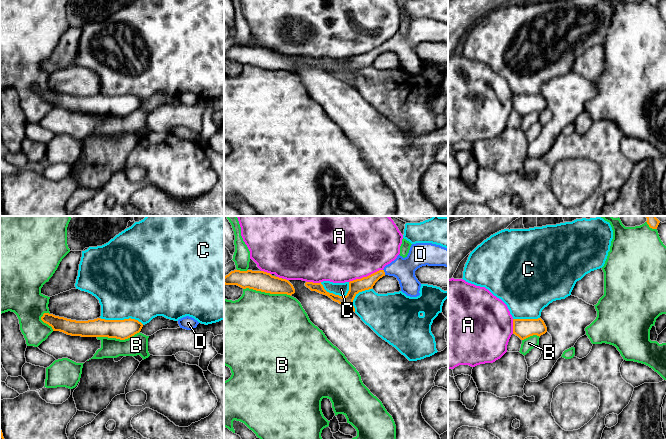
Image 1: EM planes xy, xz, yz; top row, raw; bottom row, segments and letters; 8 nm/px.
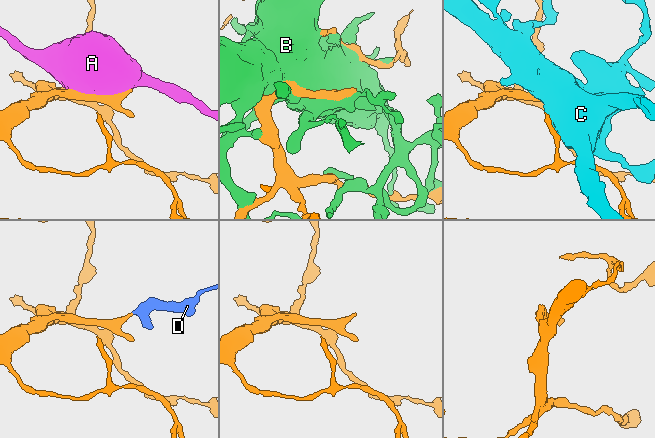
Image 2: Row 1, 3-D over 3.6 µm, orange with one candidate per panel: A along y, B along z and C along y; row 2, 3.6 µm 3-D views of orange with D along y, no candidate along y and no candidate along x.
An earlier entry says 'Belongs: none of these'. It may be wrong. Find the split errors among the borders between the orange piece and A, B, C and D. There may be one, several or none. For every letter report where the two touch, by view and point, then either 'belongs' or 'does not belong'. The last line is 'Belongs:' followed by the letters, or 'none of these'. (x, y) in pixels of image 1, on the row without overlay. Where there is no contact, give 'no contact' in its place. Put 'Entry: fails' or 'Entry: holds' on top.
Entry: fails
A: xz (365, 53) | does not belong
B: xz (267, 68) | does not belong
C: xy (122, 96) | does not belong
D: xz (384, 48) | belongs
Belongs: D

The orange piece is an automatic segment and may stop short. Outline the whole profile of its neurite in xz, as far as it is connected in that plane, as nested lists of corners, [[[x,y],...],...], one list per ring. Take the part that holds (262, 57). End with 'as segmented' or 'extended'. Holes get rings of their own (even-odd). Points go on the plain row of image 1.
[[[231,47],[224,53],[225,61],[237,61],[243,65],[249,64],[270,70],[295,69],[293,61],[286,55],[272,52],[264,47]]] | as segmented

